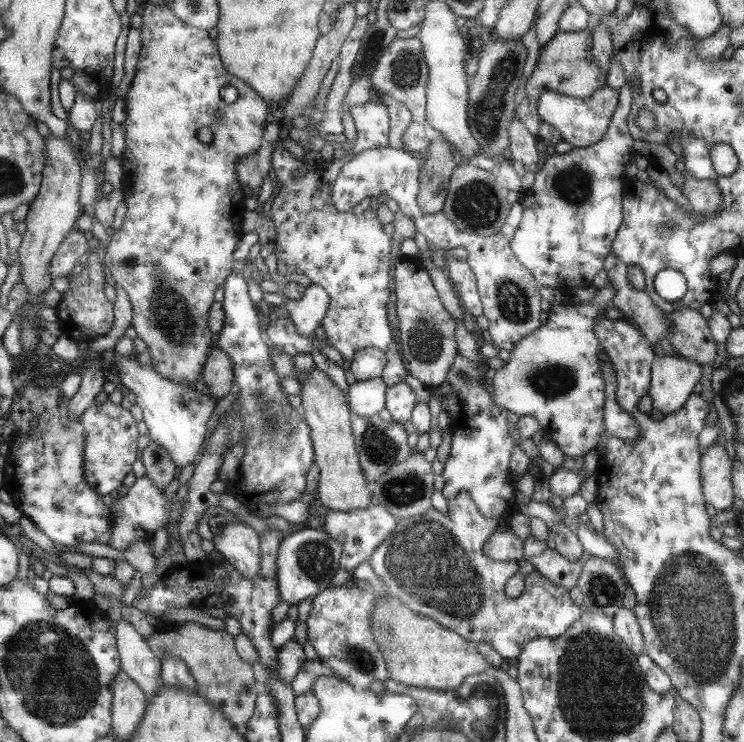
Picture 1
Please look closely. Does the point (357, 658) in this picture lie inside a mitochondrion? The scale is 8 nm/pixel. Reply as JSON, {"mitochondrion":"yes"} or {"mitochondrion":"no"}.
{"mitochondrion":"yes"}

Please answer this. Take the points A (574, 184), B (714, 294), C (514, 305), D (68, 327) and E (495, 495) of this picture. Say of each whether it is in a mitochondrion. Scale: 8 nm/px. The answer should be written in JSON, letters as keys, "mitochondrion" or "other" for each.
{"A":"mitochondrion","B":"other","C":"mitochondrion","D":"other","E":"other"}

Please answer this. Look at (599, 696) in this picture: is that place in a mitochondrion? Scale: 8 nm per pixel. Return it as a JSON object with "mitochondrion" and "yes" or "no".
{"mitochondrion":"yes"}

